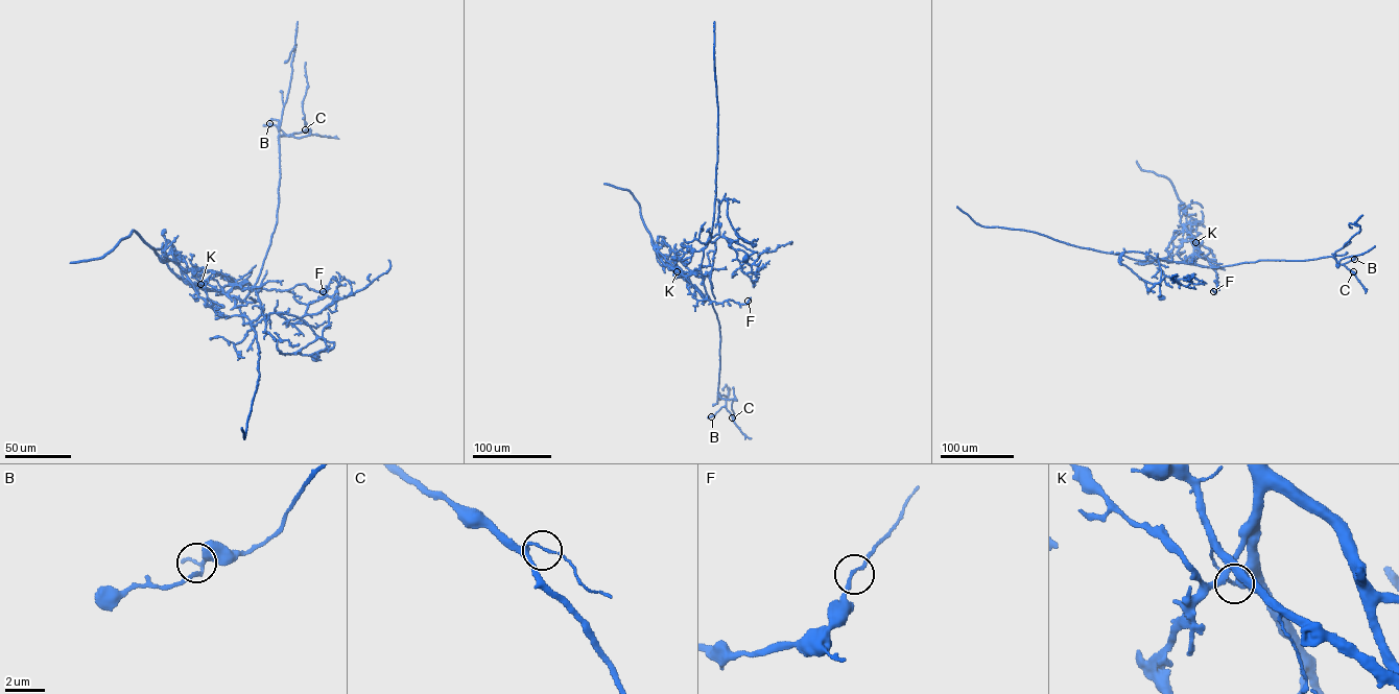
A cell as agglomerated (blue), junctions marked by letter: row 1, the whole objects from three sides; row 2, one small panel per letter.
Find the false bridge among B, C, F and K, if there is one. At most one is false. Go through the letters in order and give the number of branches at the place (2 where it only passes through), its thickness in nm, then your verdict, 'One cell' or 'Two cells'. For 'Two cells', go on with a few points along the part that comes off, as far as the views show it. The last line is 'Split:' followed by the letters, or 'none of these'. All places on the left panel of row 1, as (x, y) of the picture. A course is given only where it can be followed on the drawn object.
B: Branches: 2. Thickness 180 nm. One cell
C: Branches: 2. Thickness 100 nm. One cell
F: Branches: 2. Thickness 150 nm. One cell
K: Branches: 2. Thickness 130 nm. Two cells. Course of the part to remove: (200, 284), (202, 287), (192, 283), (175, 262), (161, 260), (155, 248), (134, 231), (100, 258), (70, 263)
Split: K

